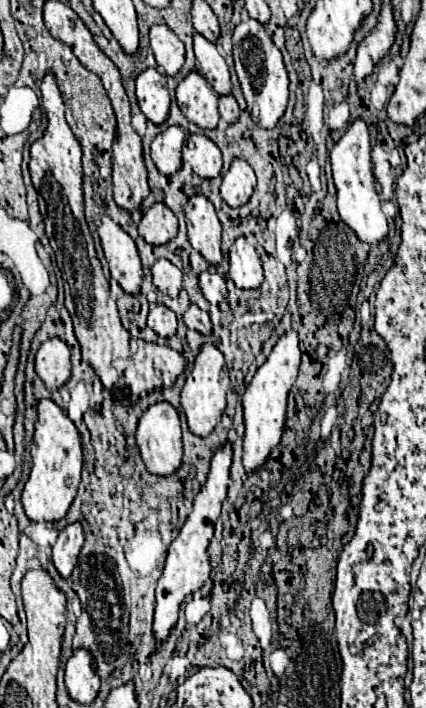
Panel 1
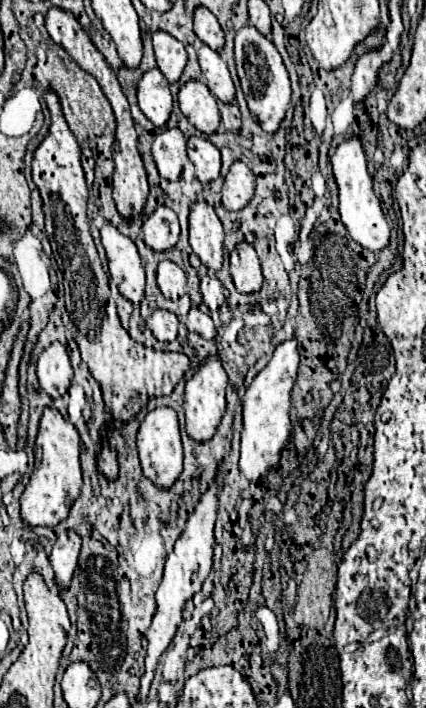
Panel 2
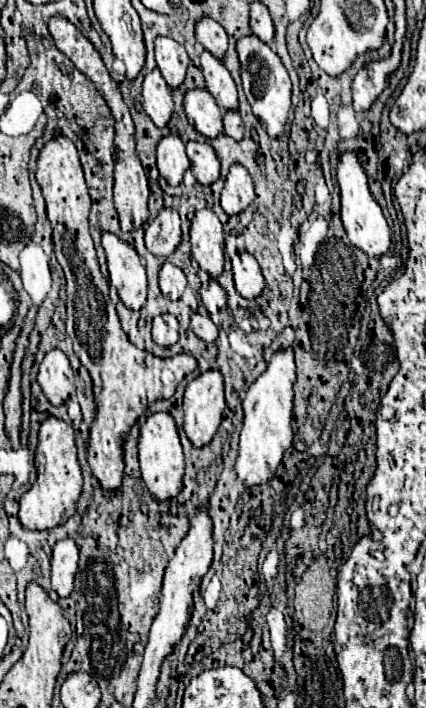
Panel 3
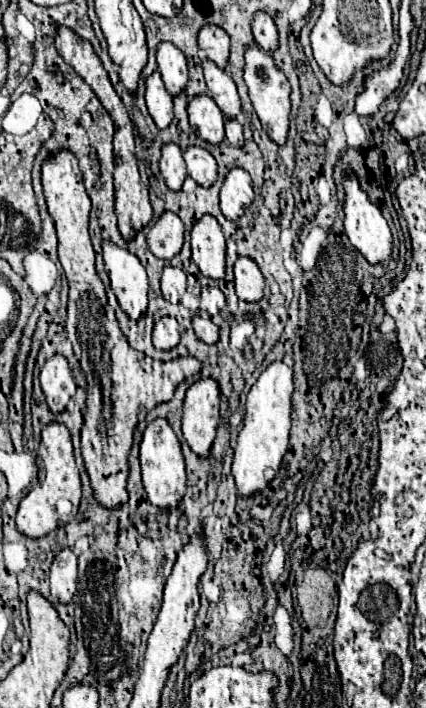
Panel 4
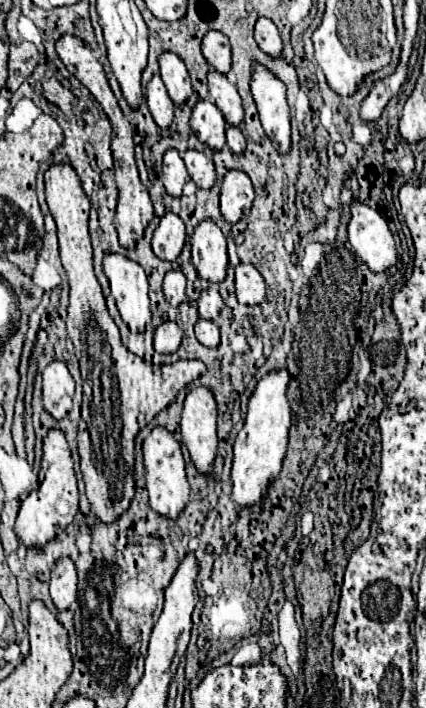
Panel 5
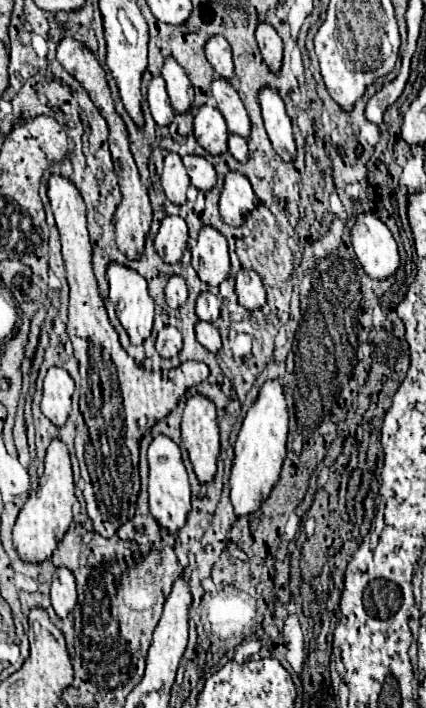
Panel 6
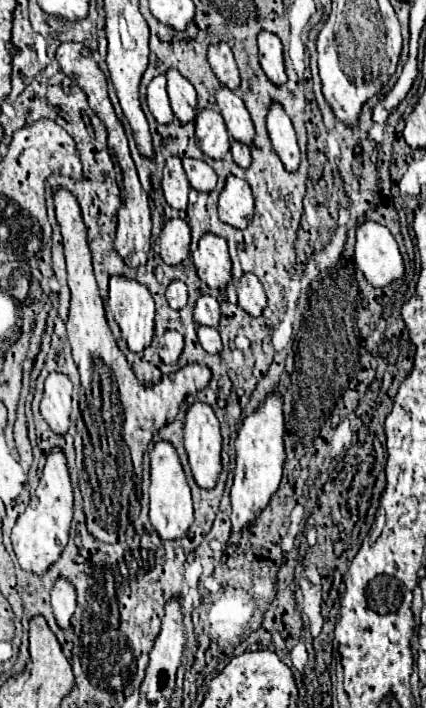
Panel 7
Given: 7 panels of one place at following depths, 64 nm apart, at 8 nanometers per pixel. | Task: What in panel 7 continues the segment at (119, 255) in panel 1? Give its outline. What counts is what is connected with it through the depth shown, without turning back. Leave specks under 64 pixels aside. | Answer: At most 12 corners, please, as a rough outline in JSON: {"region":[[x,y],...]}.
{"region":[[112,276],[108,304],[128,348],[154,336],[154,300],[136,278]]}

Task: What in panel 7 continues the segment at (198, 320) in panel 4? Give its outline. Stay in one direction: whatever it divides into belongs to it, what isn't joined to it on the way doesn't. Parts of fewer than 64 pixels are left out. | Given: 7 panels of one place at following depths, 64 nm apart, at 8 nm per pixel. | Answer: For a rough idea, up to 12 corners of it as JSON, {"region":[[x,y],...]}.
{"region":[[196,328],[202,348],[220,354],[222,342],[216,328]]}

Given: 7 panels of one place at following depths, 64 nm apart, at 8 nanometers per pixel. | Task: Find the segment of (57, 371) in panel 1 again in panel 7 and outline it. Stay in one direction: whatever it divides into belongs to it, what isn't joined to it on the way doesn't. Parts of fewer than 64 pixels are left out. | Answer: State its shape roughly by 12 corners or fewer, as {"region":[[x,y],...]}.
{"region":[[50,372],[40,412],[56,434],[68,430],[70,378]]}

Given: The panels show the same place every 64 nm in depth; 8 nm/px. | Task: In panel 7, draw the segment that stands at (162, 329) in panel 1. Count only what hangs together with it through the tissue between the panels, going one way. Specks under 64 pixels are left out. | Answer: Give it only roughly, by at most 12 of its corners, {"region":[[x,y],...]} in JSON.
{"region":[[176,330],[160,338],[160,358],[176,362],[184,348],[184,338]]}

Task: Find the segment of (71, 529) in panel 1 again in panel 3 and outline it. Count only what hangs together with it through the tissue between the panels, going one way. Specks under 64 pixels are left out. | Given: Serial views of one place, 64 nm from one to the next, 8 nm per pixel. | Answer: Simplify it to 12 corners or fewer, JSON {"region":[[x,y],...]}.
{"region":[[58,540],[52,552],[52,590],[68,596],[78,570],[78,544]]}

